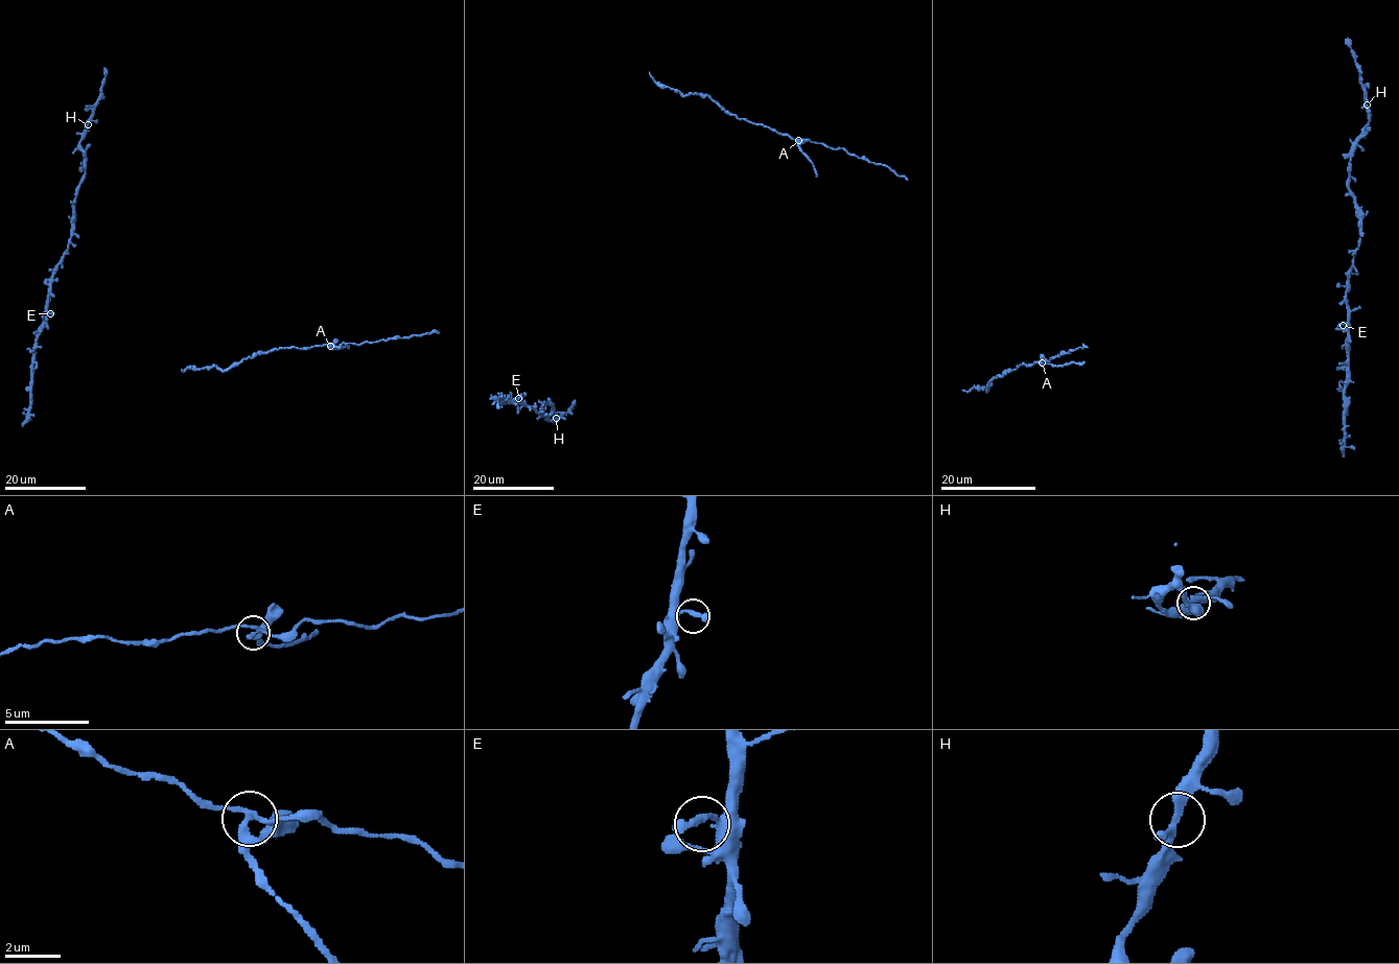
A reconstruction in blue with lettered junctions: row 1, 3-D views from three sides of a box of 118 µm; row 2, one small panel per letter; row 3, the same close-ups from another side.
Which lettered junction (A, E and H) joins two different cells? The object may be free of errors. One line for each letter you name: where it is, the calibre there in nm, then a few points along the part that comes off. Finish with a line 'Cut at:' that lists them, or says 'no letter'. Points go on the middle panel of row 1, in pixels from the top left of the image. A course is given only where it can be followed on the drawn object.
A: Place: (798, 140). Thickness 170 nm. Course of the part to remove: (798, 140), (797, 146), (813, 164), (817, 177)
Cut at: A

